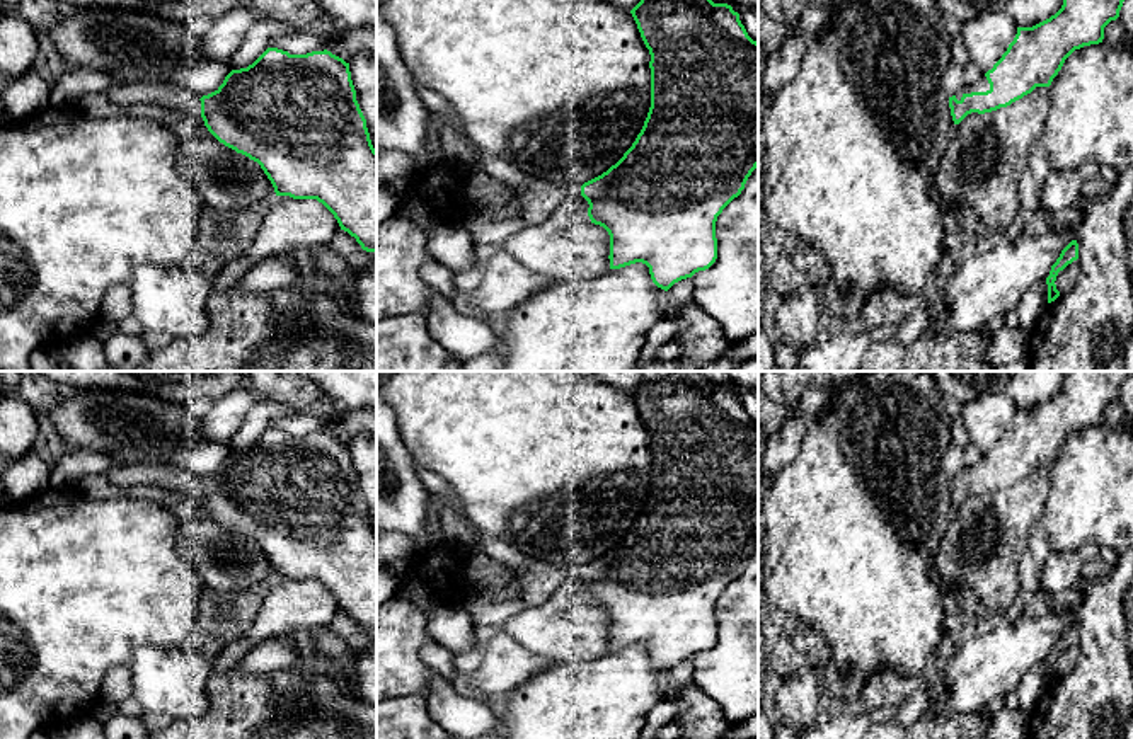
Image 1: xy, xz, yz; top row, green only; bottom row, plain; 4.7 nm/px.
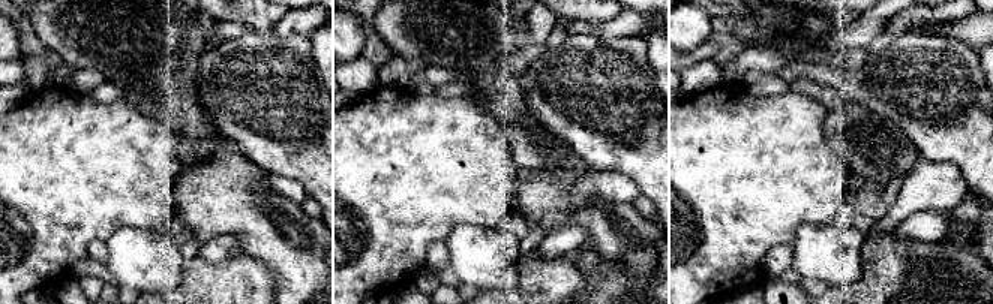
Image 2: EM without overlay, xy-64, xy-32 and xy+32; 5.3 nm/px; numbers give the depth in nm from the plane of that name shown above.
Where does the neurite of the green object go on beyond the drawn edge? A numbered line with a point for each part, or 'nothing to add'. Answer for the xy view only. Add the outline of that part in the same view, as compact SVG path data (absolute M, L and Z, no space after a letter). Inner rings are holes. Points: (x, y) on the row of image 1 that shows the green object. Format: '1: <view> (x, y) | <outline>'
1: xy (169, 96) | M138 82L129 85L112 85L102 92L116 106L136 106L140 102L160 104L181 109L182 112L201 117L201 100L184 87L155 82Z

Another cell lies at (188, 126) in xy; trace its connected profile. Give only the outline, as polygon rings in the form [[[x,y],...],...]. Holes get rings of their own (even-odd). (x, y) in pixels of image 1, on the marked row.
[[[167,107],[169,112],[179,116],[177,123],[170,128],[179,141],[186,141],[196,136],[208,135],[208,128],[203,123],[203,117],[196,117],[193,114],[182,112],[181,109]]]

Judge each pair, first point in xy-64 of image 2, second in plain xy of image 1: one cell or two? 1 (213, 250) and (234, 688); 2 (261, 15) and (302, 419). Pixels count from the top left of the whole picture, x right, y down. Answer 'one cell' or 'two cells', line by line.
1: two cells
2: two cells

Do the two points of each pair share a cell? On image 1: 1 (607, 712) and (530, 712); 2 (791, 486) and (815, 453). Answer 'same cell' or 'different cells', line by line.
1: same cell
2: same cell

